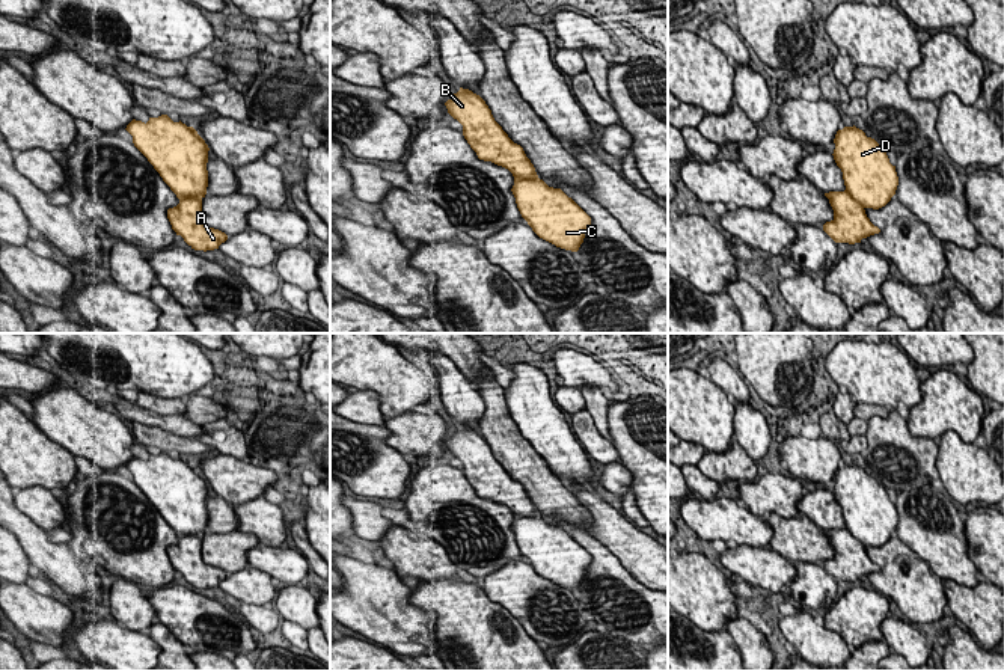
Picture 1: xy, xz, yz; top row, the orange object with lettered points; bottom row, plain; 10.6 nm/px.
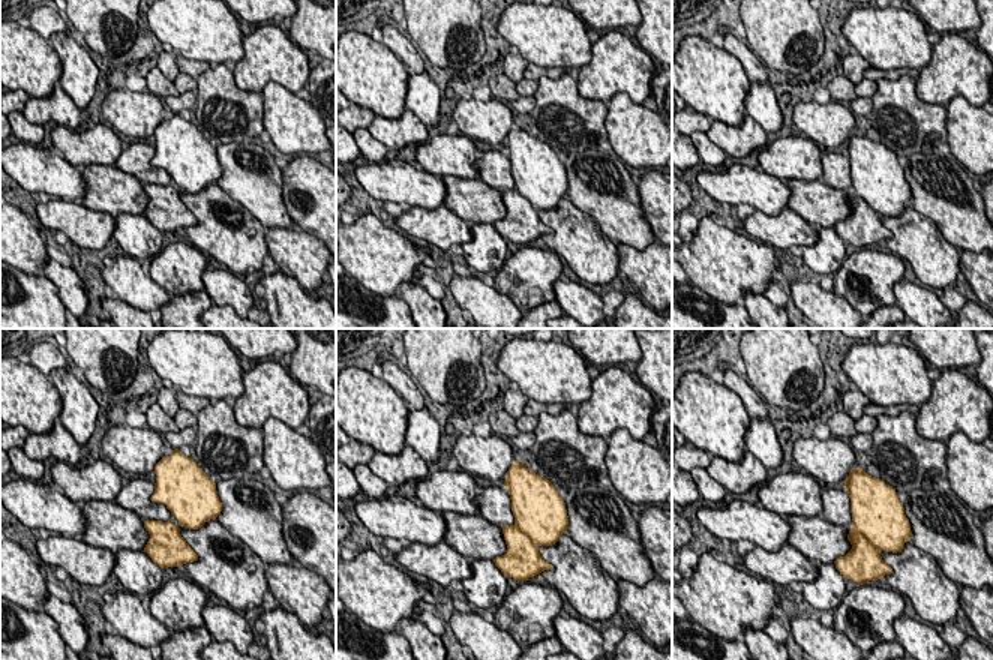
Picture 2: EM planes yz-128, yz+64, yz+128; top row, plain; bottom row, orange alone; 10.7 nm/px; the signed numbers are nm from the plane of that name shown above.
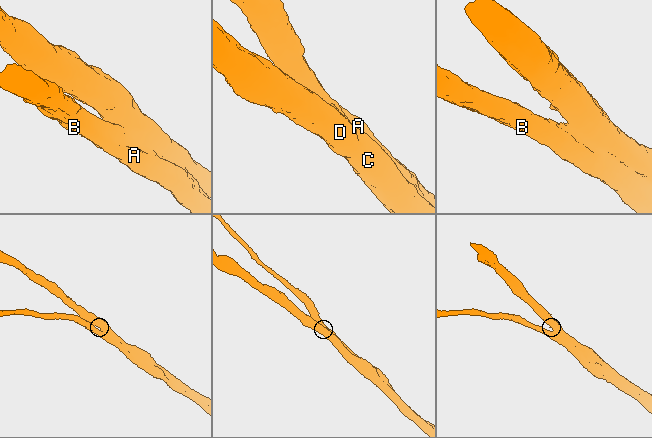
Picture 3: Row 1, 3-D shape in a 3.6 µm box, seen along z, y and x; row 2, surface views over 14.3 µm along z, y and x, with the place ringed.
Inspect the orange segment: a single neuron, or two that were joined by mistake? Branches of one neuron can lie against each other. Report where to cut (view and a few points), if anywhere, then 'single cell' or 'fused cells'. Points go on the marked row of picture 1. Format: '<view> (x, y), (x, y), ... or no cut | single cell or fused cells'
xz (514, 177), (537, 178) | fused cells

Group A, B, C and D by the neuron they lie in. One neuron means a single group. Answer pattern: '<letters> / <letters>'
A B / C D

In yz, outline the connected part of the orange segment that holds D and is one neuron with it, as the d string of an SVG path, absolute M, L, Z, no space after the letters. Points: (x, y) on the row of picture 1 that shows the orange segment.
M855 125L838 130L834 143L832 155L850 196L864 208L885 207L898 185L895 166L885 149Z

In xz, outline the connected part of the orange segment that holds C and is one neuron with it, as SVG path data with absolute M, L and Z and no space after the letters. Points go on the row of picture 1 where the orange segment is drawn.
M514 178L511 191L522 217L540 238L565 250L579 250L591 217L571 198L540 178Z

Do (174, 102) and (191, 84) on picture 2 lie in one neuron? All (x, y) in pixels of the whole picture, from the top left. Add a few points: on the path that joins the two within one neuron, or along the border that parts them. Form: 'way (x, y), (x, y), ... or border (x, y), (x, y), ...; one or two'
way (179, 99), (186, 89); one

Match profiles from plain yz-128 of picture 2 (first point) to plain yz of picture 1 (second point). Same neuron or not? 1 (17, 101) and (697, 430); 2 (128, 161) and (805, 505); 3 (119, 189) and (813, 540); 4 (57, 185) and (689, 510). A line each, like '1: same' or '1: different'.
1: different
2: same
3: same
4: same

